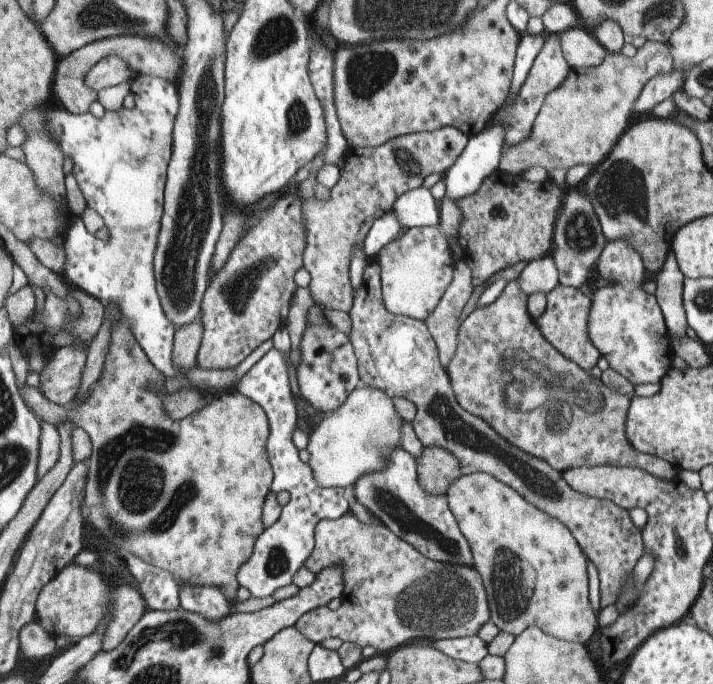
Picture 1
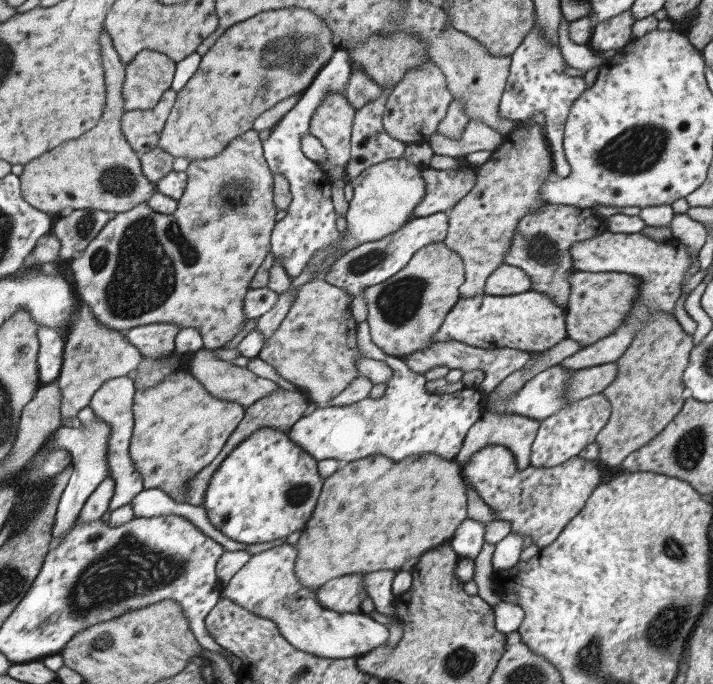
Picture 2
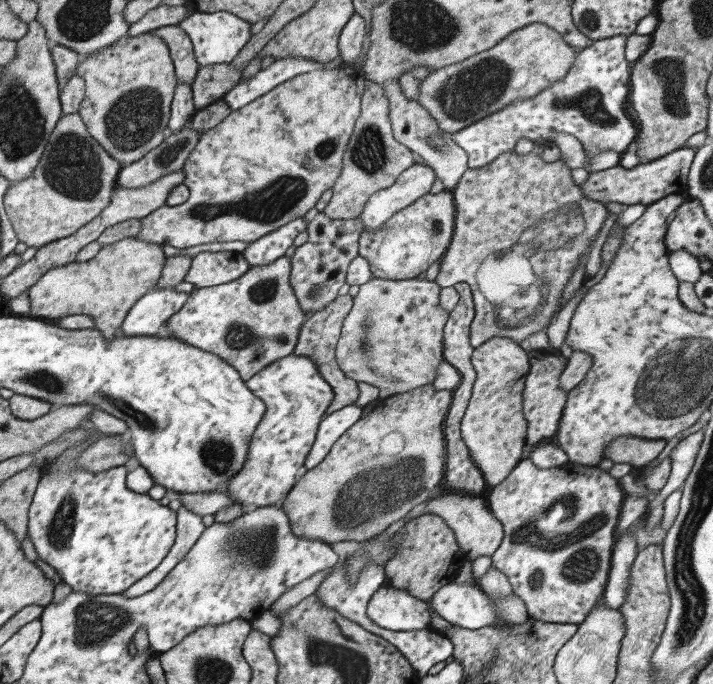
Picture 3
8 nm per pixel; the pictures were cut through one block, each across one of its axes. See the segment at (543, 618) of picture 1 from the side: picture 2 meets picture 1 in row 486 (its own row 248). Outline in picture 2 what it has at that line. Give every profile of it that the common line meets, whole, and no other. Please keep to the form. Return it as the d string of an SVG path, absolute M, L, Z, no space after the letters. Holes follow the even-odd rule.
M521 122L511 134L503 136L503 142L491 152L491 158L481 166L469 166L465 160L451 156L435 156L429 162L429 168L435 170L461 170L475 168L477 178L469 194L465 194L449 212L447 212L447 234L445 248L455 252L465 266L465 282L459 286L459 298L483 296L483 288L491 272L503 264L505 254L511 248L513 232L517 222L531 212L547 206L541 198L541 188L547 182L547 176L553 172L553 158L547 146L543 126Z

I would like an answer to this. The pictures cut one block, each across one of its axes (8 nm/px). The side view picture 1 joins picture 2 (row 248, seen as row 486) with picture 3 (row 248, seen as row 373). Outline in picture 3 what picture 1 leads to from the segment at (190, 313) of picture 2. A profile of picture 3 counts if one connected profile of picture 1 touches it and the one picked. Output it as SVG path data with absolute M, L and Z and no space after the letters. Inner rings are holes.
M125 238L115 244L103 246L93 260L71 262L45 272L29 290L29 314L41 318L65 318L71 314L87 314L105 338L113 338L115 330L123 324L129 308L153 290L161 278L165 256L157 244L137 238Z

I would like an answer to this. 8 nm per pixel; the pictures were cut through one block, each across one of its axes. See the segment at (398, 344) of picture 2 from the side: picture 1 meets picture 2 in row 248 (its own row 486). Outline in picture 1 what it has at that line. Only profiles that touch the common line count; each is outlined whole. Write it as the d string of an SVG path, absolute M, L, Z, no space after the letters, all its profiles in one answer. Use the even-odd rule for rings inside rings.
M425 446L417 456L417 482L427 494L443 494L459 474L459 462L439 446Z

